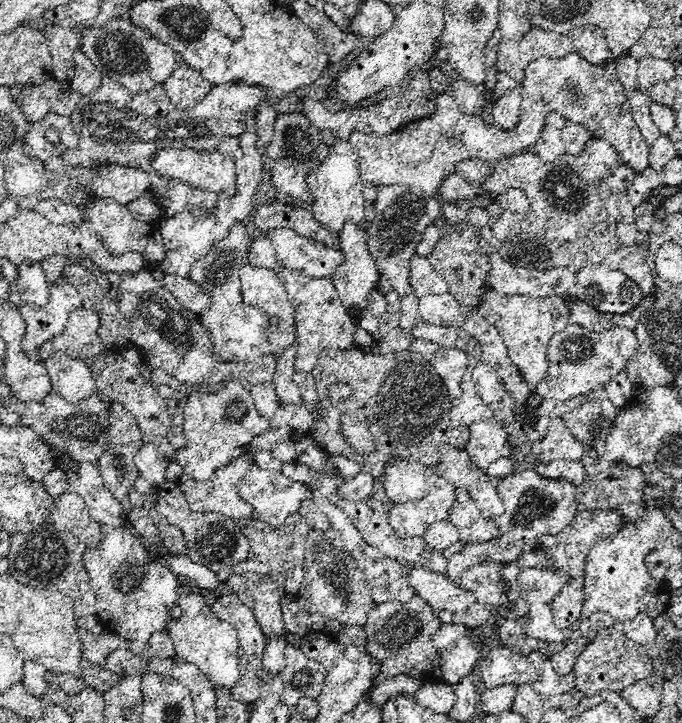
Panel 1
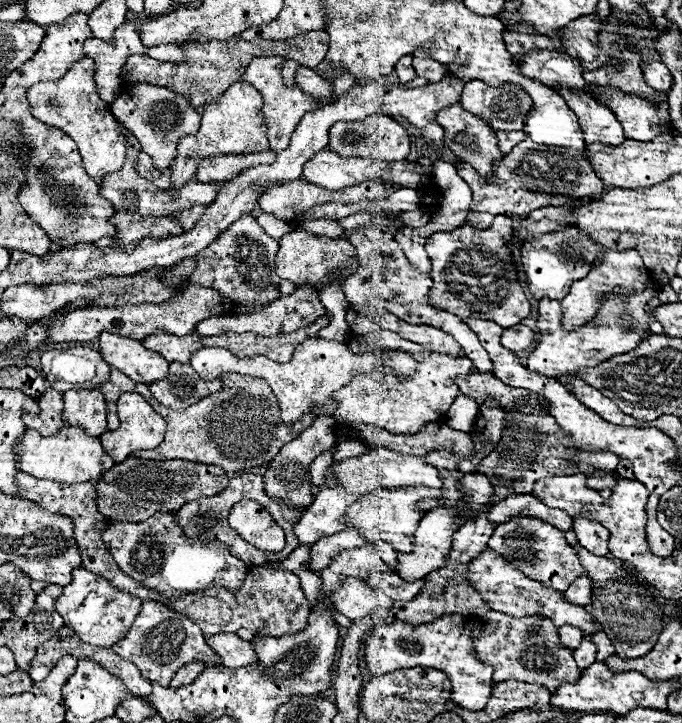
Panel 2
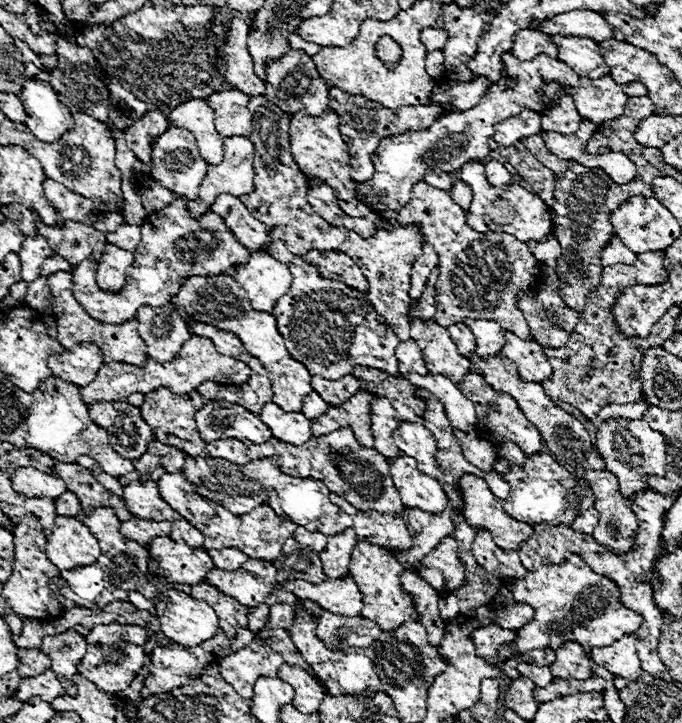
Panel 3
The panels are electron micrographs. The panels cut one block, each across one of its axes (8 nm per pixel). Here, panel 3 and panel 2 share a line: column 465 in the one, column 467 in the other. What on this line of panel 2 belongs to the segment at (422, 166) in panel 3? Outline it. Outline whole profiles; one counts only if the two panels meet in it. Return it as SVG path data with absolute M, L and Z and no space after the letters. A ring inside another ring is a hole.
M454 104L446 110L442 110L436 116L438 124L444 128L446 132L446 146L452 150L452 154L460 160L470 164L480 176L484 178L492 178L492 162L496 162L496 158L502 158L504 154L498 148L498 140L494 136L494 132L490 130L490 126L474 114L468 114L460 104Z

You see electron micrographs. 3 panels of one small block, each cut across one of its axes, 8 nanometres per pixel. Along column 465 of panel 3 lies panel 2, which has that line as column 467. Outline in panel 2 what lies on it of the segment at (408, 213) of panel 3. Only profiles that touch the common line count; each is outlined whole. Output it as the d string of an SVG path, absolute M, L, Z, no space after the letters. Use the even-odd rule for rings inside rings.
M496 216L492 226L488 230L476 230L468 220L462 222L462 226L450 230L450 232L436 232L428 238L426 242L426 252L432 262L430 274L432 274L432 290L430 290L430 302L440 306L440 310L448 310L462 320L466 318L484 318L484 320L494 320L502 328L516 326L520 320L528 318L530 314L530 302L518 282L516 276L516 266L514 258L508 250L508 242L512 238L512 220L510 216Z

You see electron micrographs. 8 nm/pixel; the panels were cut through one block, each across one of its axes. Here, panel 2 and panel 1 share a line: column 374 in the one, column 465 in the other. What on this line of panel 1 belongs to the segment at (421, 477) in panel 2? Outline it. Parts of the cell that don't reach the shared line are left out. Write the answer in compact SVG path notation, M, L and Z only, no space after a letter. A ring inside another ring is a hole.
M440 446L438 456L440 456L440 464L438 464L440 476L444 476L456 488L468 490L472 500L478 504L478 508L486 516L504 514L506 506L496 492L498 480L486 474L484 470L480 470L478 466L474 466L466 450L452 448L452 446Z

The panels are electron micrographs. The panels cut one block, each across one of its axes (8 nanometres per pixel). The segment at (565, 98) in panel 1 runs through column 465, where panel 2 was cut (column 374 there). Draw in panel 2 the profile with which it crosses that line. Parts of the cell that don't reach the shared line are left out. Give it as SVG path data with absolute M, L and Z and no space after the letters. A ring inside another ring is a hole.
M376 112L356 122L336 122L330 128L328 138L330 138L328 148L348 158L372 158L372 160L382 160L382 162L400 162L400 160L406 160L406 156L410 154L408 132L384 112Z

